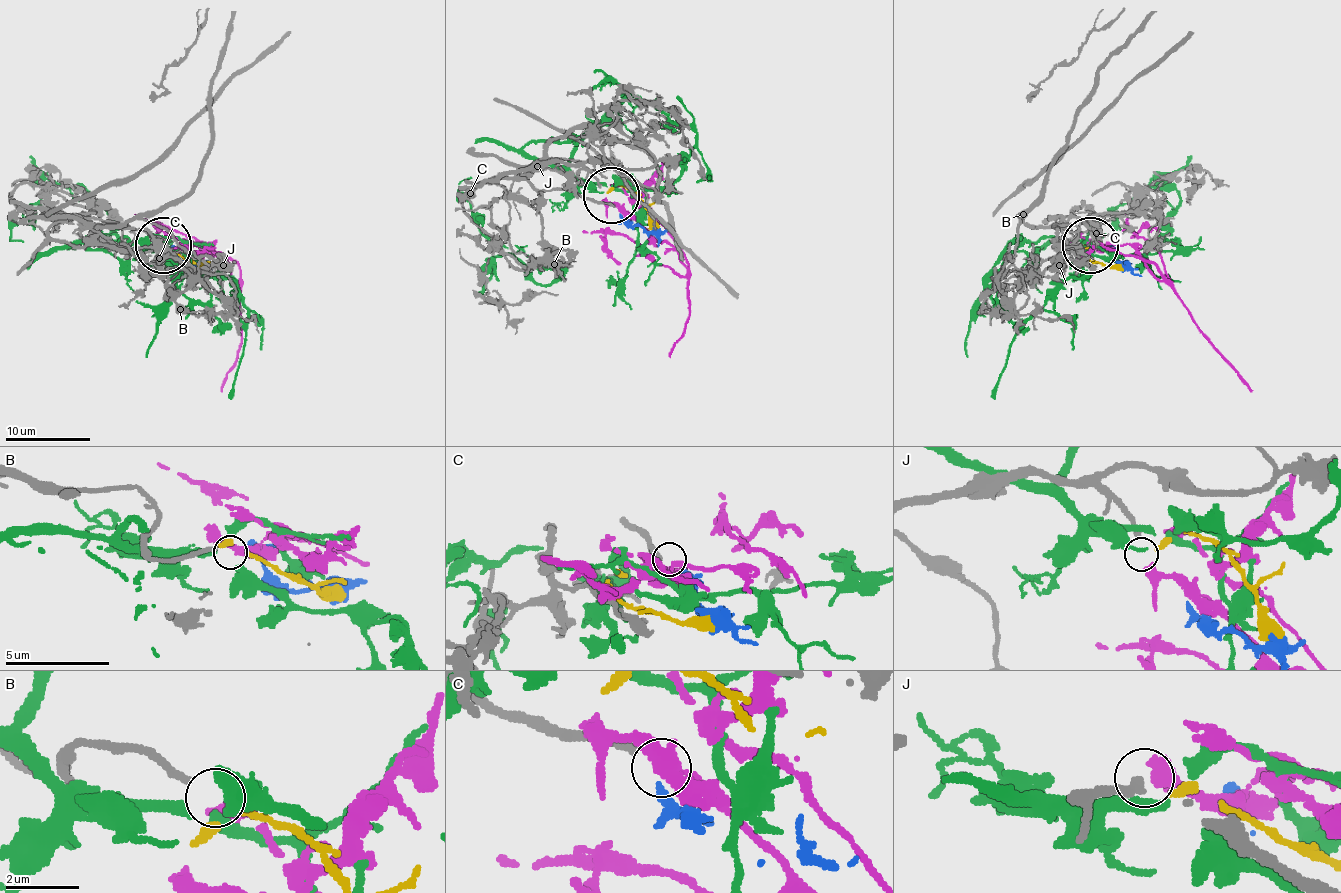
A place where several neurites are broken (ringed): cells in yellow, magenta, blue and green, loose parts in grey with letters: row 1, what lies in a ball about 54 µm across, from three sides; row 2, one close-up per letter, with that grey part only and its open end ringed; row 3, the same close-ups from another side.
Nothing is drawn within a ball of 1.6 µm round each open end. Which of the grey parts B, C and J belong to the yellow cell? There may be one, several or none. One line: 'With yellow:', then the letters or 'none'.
With yellow: none

